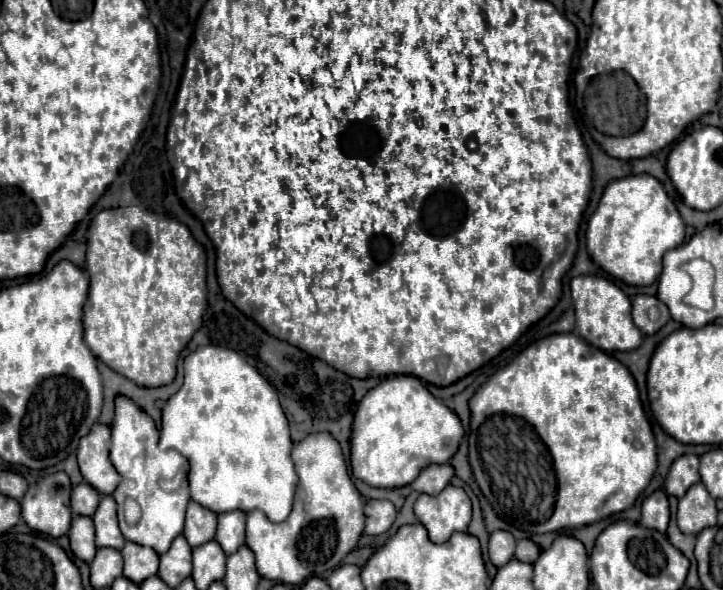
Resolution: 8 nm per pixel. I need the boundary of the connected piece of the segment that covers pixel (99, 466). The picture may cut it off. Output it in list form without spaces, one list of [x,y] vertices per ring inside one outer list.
[[[94,423],[90,435],[82,437],[78,443],[78,465],[80,471],[98,493],[108,495],[120,483],[120,473],[110,461],[110,427]]]

